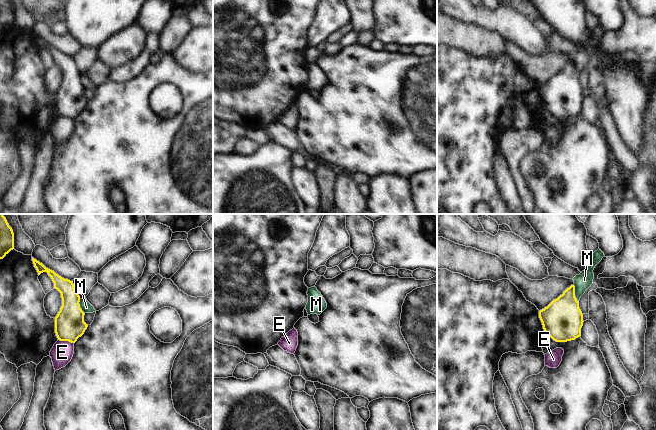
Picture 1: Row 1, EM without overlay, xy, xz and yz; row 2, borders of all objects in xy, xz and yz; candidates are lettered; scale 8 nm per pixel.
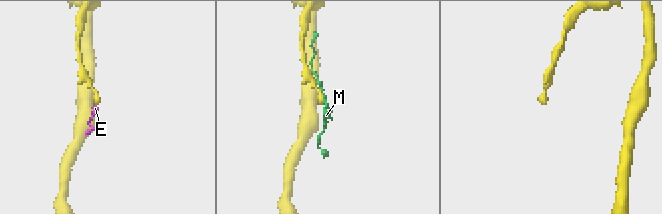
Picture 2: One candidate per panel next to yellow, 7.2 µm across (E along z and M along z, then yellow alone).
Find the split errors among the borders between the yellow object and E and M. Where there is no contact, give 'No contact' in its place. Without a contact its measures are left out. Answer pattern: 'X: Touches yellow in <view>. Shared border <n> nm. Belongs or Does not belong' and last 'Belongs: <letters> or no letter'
E: Touches yellow in xy. Shared border 130 nm. Does not belong
M: Touches yellow in yz. Shared border 140 nm. Does not belong
Belongs: no letter

